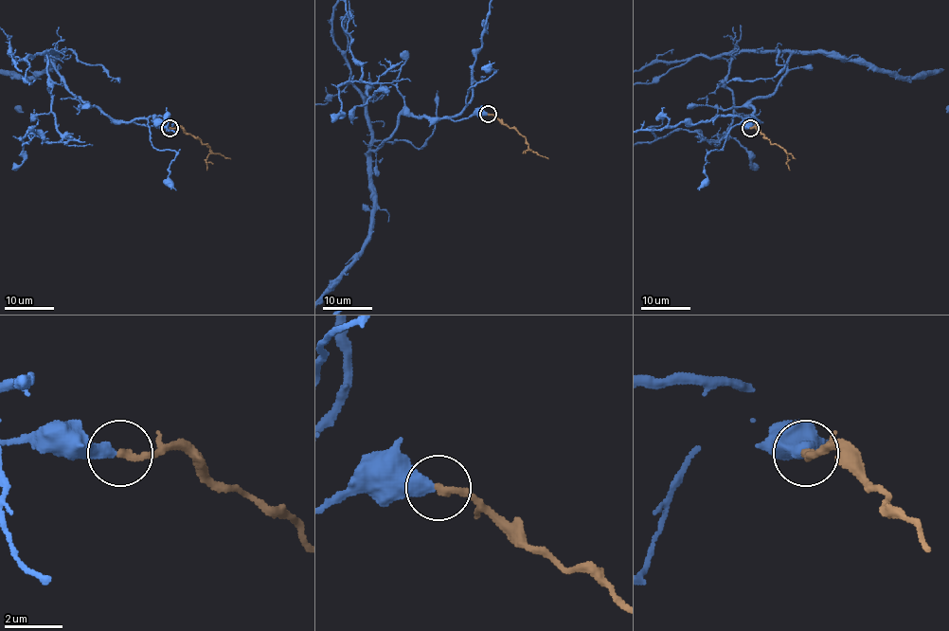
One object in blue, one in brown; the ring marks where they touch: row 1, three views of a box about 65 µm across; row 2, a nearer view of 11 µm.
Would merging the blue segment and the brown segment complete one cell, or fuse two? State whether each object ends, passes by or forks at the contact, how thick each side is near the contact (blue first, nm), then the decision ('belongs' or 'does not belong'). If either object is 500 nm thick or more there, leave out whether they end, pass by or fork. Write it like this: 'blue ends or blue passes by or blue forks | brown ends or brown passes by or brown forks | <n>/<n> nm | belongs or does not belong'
blue ends | brown ends | 480/260 nm | belongs

